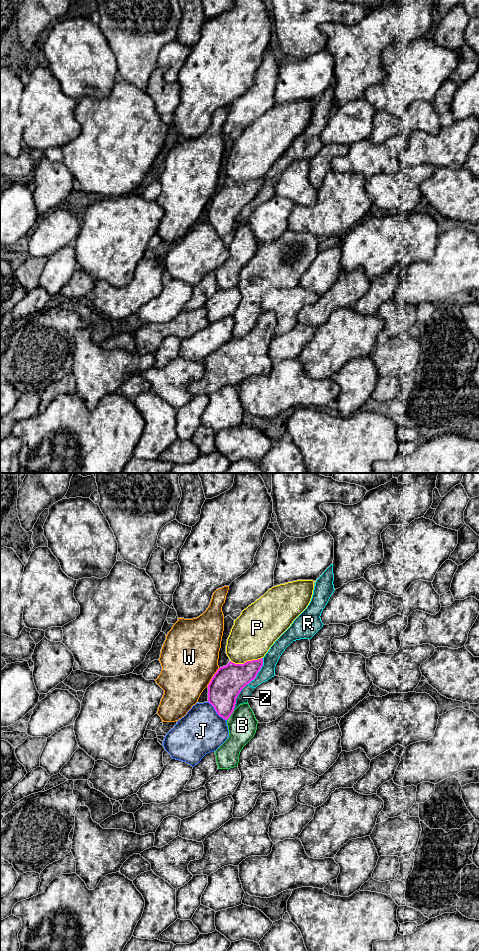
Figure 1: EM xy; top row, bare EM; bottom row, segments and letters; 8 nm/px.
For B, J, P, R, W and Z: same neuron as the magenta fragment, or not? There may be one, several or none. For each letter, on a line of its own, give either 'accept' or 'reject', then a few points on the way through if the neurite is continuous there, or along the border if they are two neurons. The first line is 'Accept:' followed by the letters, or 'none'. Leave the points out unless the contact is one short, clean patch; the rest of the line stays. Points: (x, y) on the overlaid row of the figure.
Accept: none
B: reject
J: reject
P: reject
R: reject
W: reject
Z: reject

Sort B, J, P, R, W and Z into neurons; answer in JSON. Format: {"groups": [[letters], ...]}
{"groups": [["B"], ["J"], ["P"], ["R", "Z"], ["W"]]}

